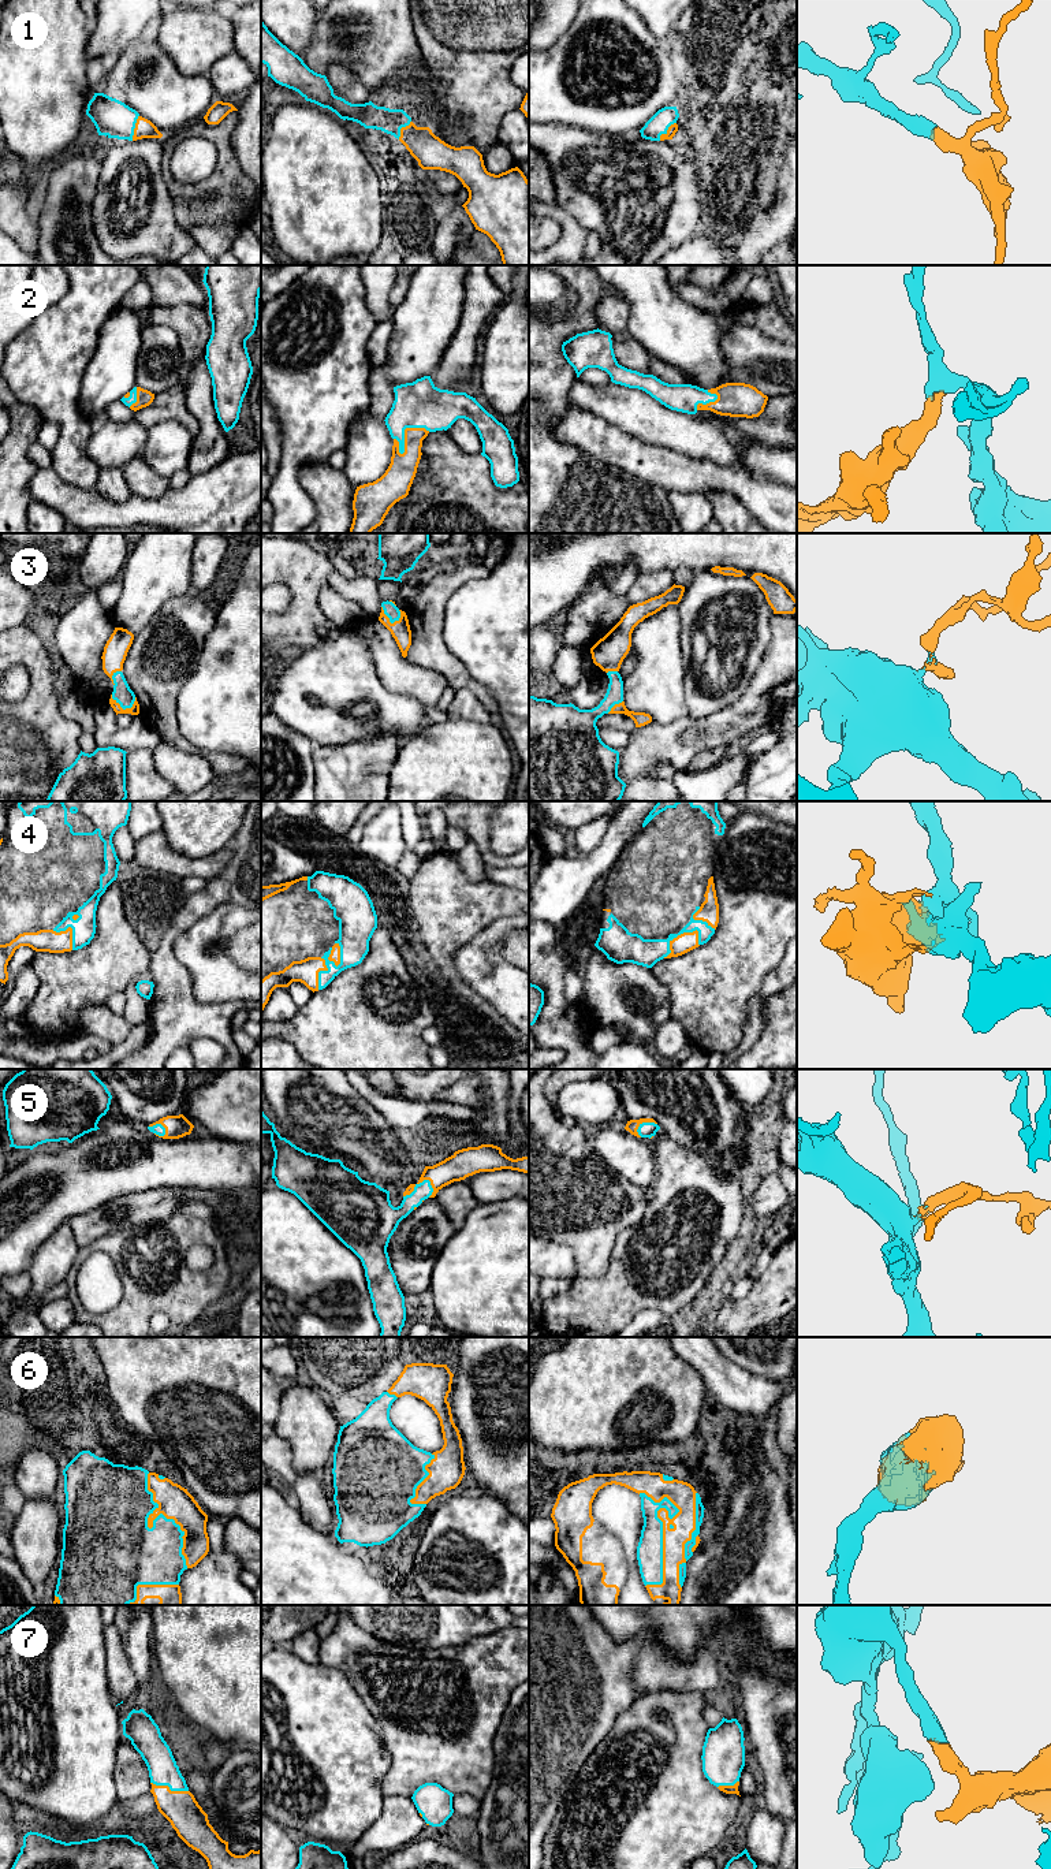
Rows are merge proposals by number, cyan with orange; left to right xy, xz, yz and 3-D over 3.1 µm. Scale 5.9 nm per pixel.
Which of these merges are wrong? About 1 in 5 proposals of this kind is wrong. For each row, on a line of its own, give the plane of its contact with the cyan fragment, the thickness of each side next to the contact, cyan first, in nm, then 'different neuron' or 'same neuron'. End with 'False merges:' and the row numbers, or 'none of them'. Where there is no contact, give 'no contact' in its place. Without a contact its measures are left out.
1: meets cyan in xy; 220 nm thick on the cyan side, 110 nm on the other; same neuron
2: meets cyan in xz; 280 nm thick on the cyan side, 160 nm on the other; same neuron
3: meets cyan in xy; 110 nm thick on the cyan side, 60 nm on the other; same neuron
4: meets cyan in xz; 200 nm thick on the cyan side, 60 nm on the other; same neuron
5: meets cyan in xz; 160 nm thick on the cyan side, 150 nm on the other; same neuron
6: meets cyan in yz; 160 nm thick on the cyan side, 160 nm on the other; same neuron
7: meets cyan in xy; 180 nm thick on the cyan side, 200 nm on the other; same neuron
False merges: none of them

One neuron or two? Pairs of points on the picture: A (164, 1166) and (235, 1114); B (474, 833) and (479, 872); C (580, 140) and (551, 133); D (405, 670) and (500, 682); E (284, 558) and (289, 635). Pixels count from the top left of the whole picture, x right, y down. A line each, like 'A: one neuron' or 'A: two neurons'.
A: two neurons
B: two neurons
C: one neuron
D: two neurons
E: one neuron

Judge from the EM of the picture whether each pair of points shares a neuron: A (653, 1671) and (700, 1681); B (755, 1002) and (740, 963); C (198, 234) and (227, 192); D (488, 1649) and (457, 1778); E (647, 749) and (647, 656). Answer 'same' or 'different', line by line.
A: same
B: different
C: different
D: same
E: different

